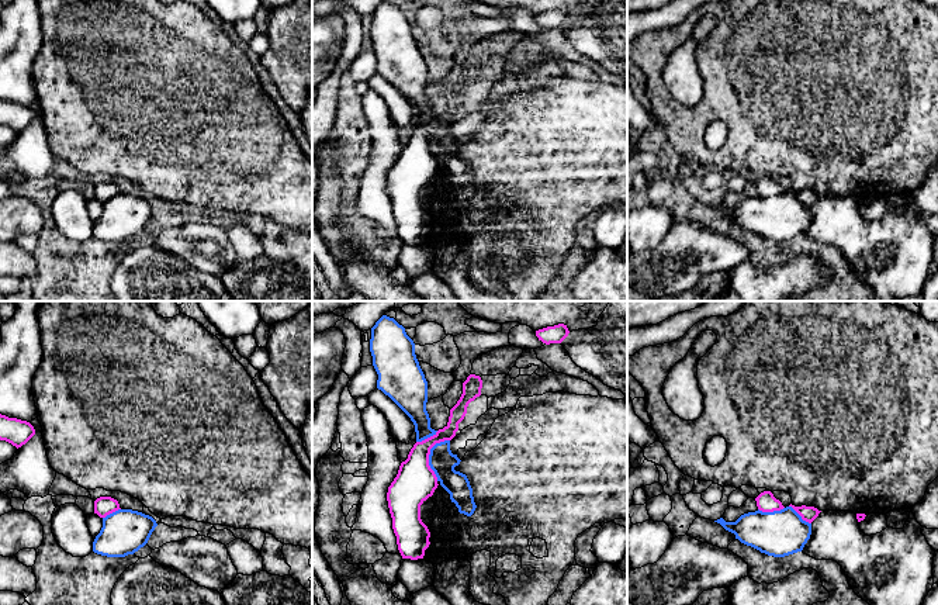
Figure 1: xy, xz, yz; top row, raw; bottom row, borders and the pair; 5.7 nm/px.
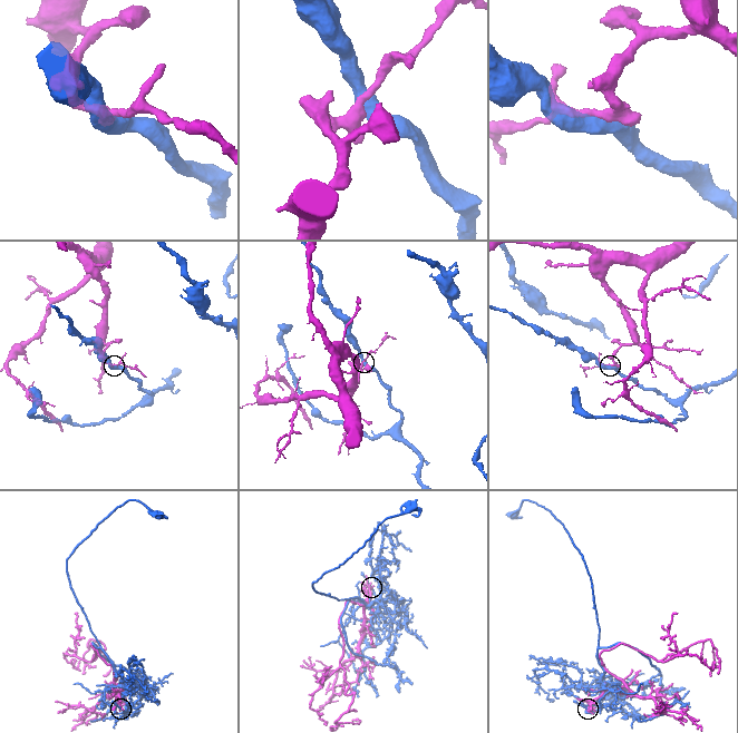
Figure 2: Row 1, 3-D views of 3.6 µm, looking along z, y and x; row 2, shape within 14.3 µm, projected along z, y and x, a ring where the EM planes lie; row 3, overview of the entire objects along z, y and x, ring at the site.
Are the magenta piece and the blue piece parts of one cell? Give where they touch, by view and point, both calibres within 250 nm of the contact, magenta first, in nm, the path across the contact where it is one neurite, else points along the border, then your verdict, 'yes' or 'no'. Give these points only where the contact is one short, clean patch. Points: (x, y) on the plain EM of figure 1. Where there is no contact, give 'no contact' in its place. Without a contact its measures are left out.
contact xz (428, 141); calibres 220 and 150 nm; border xz (449, 124), (438, 127), (431, 134), (429, 152), (438, 165); no

